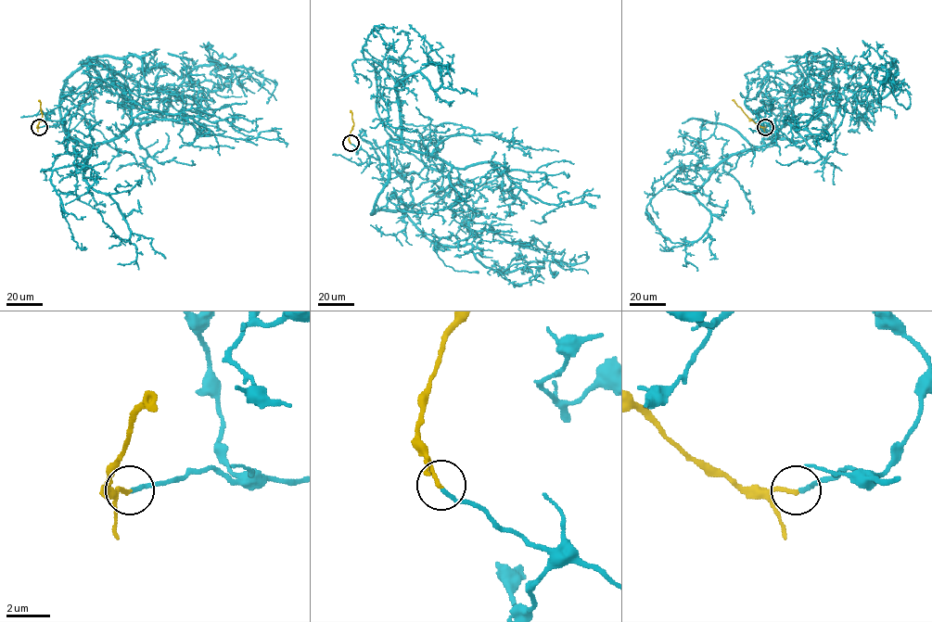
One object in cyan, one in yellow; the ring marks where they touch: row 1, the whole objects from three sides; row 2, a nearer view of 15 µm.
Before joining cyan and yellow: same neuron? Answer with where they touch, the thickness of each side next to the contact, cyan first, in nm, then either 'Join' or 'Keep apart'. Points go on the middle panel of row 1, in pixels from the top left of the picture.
Place: (351, 143). Thickness 170 nm (cyan) against 190 nm. Join

